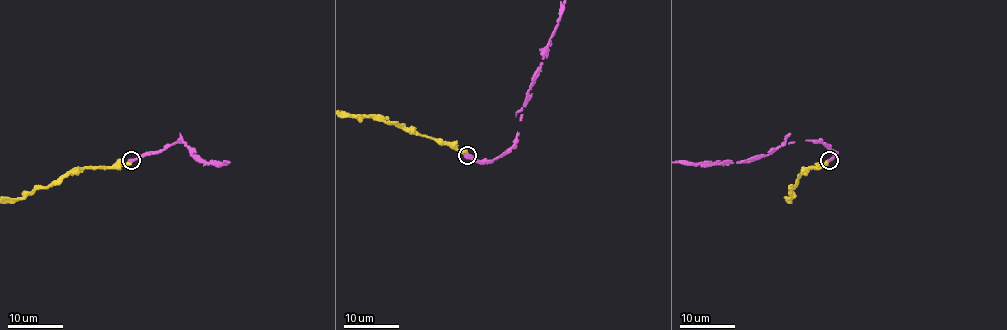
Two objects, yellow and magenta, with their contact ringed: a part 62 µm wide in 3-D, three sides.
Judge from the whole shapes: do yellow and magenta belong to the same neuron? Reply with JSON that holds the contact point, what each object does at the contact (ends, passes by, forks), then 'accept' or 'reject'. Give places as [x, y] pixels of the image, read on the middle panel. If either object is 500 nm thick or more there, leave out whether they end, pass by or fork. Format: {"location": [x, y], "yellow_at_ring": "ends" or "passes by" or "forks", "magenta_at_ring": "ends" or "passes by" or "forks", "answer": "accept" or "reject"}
{"location": [467, 155], "answer": "accept"}

